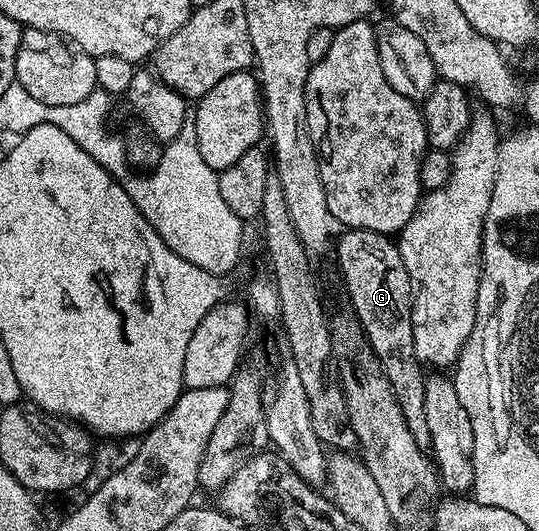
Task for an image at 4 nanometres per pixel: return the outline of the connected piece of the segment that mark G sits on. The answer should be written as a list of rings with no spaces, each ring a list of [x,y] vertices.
[[[362,228],[342,231],[335,240],[335,257],[353,303],[353,312],[361,323],[363,333],[373,353],[383,366],[383,374],[403,410],[407,430],[425,446],[429,444],[427,419],[424,414],[424,388],[426,373],[415,354],[415,334],[413,333],[413,283],[403,266],[401,252],[396,243],[386,233],[372,232]]]

